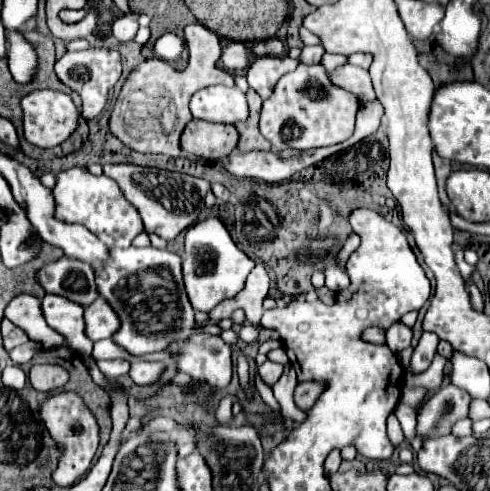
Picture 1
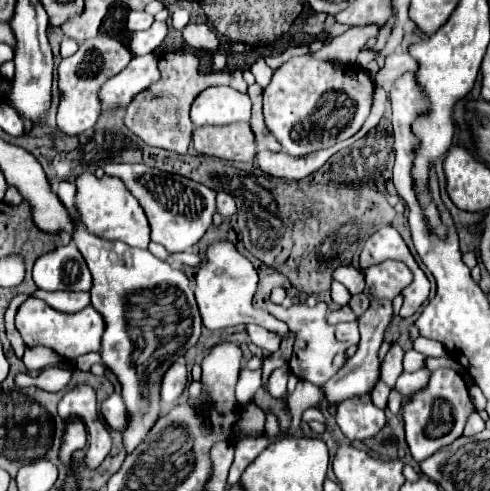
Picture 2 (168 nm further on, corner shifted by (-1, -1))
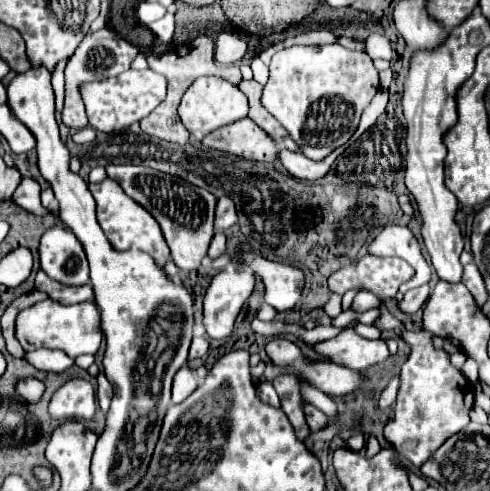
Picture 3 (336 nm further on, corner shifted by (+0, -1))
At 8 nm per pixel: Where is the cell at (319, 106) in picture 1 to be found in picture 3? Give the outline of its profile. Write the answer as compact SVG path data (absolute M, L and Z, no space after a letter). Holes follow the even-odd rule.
M337 44L285 48L273 56L269 72L261 104L311 160L323 160L353 136L361 112L379 90L377 70L371 58L365 52L347 50Z

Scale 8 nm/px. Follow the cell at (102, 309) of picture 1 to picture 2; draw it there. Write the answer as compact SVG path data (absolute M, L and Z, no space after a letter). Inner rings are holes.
M30 296L18 308L16 328L18 328L22 340L24 340L24 344L28 348L46 346L46 348L52 348L56 354L60 354L60 356L64 356L68 360L76 360L82 354L100 350L100 340L102 340L102 332L104 332L104 320L92 306L86 306L84 310L74 312L74 314L64 314L64 312L58 312L58 310L50 308L44 300L38 300L38 298Z

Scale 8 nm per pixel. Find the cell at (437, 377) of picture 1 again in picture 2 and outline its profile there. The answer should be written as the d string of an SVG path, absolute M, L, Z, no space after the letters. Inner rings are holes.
M424 368L424 370L418 370L414 374L408 374L408 372L402 372L396 380L396 386L394 390L398 390L402 396L412 396L414 392L422 390L426 384L428 384L428 376L430 372Z

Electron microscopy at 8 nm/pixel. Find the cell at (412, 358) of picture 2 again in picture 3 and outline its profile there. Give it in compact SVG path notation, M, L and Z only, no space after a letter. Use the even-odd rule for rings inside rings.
M380 305L379 308L380 317L374 326L381 331L395 330L397 327L403 340L411 346L411 354L401 368L401 388L397 394L395 420L385 426L385 438L395 446L399 458L419 468L447 438L461 432L469 424L469 410L473 408L473 388L469 380L449 364L449 354L431 346L429 332L406 330L403 323L385 306Z

